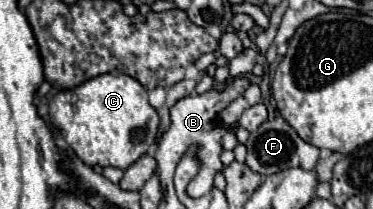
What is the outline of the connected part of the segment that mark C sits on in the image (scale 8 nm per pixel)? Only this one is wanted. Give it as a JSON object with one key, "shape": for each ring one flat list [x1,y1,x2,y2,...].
{"shape":[[99,75,75,89,59,91,49,103,49,121,87,165,127,169,157,141,159,115,147,101,147,89,129,75]]}

